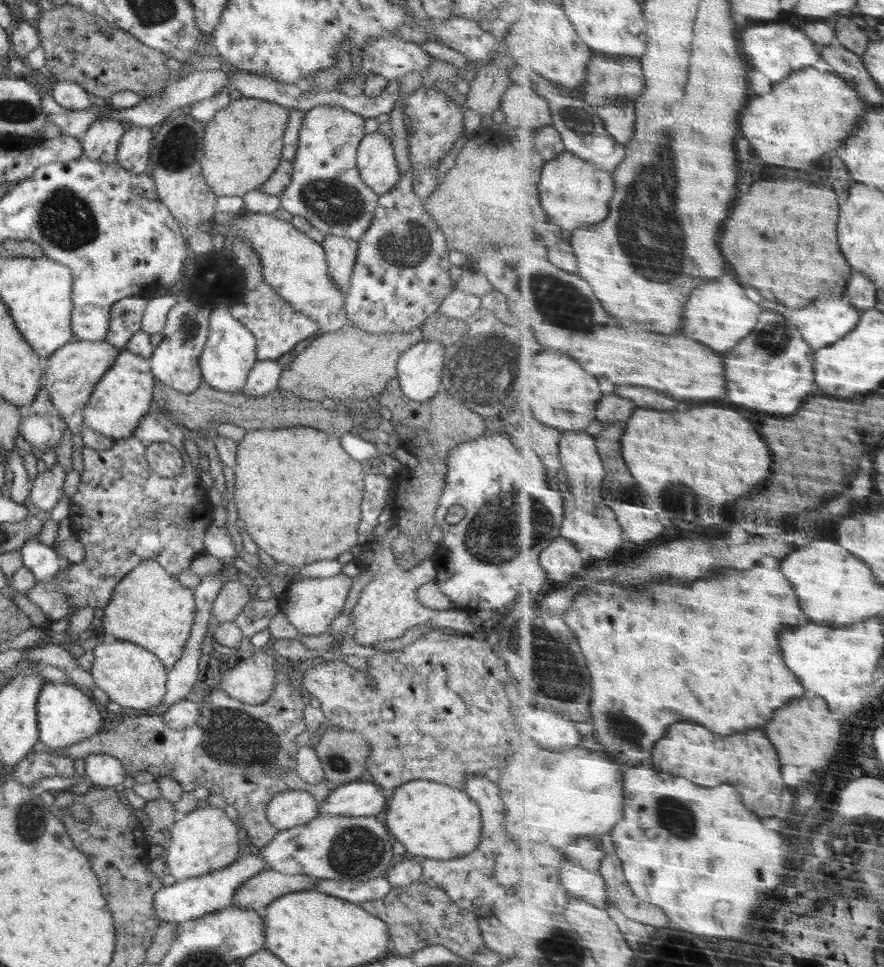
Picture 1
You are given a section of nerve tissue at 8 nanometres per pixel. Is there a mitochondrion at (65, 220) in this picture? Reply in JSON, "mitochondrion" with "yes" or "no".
{"mitochondrion":"yes"}

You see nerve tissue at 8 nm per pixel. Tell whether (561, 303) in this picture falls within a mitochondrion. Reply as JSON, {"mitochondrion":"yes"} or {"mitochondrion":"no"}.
{"mitochondrion":"yes"}

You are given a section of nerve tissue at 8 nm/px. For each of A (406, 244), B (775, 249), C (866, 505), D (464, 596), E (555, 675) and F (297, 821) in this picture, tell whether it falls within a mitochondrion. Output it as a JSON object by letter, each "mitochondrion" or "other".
{"A":"mitochondrion","B":"other","C":"other","D":"other","E":"mitochondrion","F":"other"}

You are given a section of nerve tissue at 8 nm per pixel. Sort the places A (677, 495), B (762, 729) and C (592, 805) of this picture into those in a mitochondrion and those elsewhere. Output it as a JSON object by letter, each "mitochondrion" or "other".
{"A":"mitochondrion","B":"other","C":"other"}

